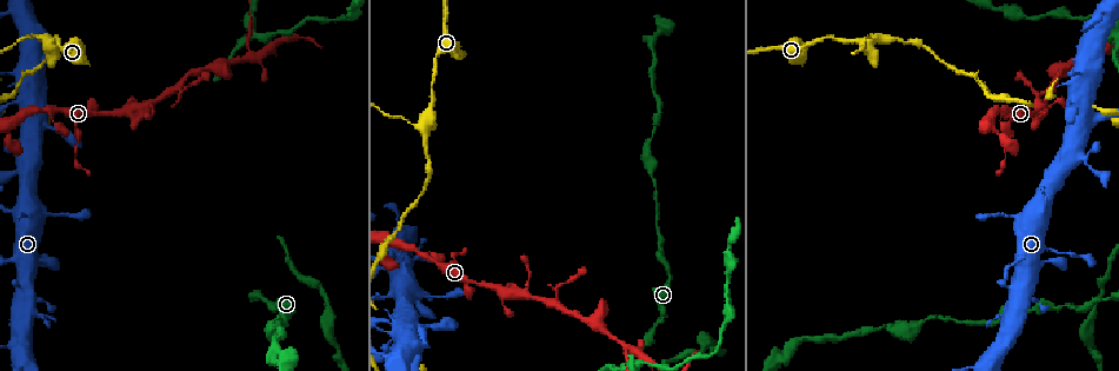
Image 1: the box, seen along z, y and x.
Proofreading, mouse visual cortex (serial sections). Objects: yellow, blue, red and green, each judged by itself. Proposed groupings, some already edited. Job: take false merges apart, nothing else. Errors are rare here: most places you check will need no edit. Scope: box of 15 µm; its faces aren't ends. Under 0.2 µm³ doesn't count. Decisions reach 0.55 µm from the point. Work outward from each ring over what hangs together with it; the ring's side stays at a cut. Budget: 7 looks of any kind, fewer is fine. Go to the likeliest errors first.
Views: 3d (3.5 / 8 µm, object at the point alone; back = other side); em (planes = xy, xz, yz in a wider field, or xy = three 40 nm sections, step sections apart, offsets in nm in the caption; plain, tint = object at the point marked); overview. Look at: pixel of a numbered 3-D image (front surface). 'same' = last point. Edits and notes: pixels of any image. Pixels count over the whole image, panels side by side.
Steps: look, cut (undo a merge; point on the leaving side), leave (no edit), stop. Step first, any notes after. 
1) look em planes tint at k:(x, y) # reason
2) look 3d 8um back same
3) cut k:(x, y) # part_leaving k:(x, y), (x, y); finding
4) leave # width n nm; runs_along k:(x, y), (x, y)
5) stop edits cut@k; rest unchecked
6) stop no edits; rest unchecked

look 3d 8um at 1:(877, 38) # abrupt turn

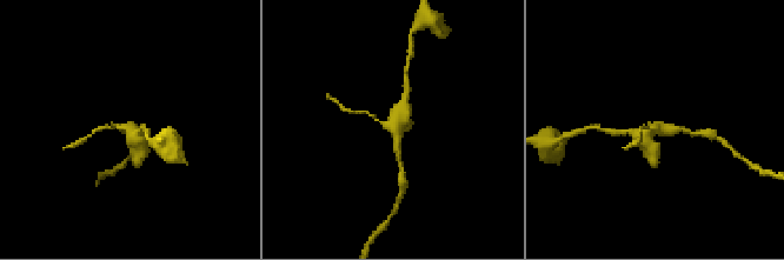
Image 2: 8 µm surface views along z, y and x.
look 3d 3.5um at 2:(654, 131) # zoom in

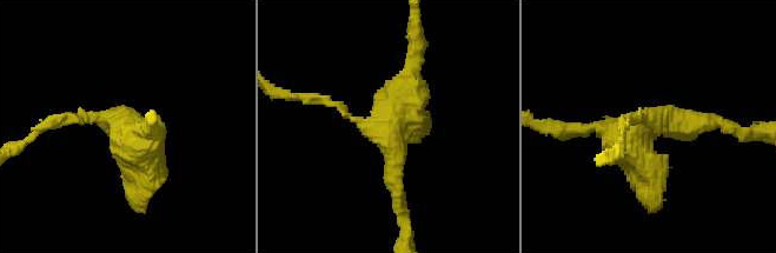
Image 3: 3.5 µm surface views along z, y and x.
leave # runs_along 3:(412, 66), (391, 121), (398, 205); all the same cell

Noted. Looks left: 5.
look 3d 3.5um at 1:(520, 293) # sudden change in width

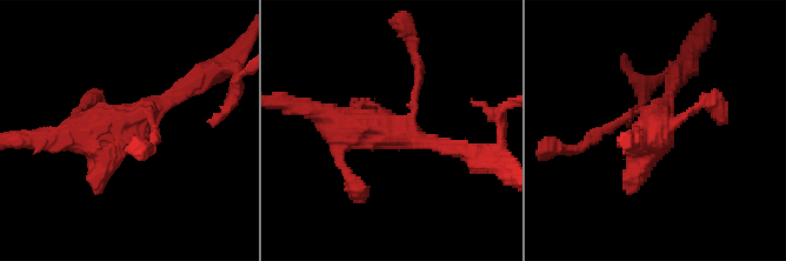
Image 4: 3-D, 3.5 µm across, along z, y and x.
look em xy step 5 tint at 4:(130, 124)

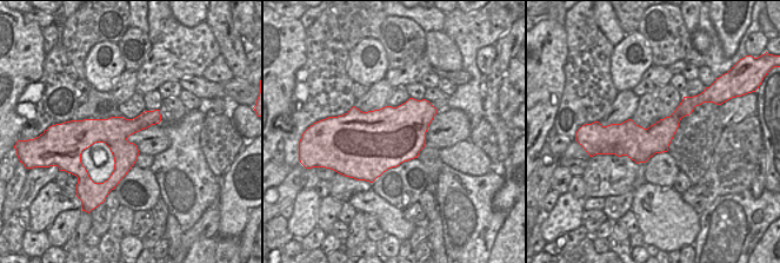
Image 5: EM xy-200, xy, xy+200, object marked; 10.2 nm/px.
leave # runs_along 5:(694, 103), (654, 138), (611, 138); continuous, no second cell

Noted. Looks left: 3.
look 3d 3.5um at 1:(252, 58)

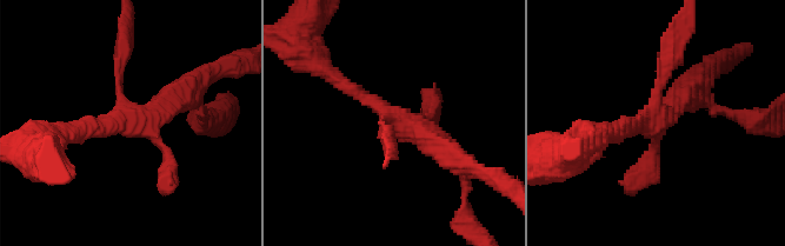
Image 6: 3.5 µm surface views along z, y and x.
look em xy step 3 plain at 6:(392, 115)

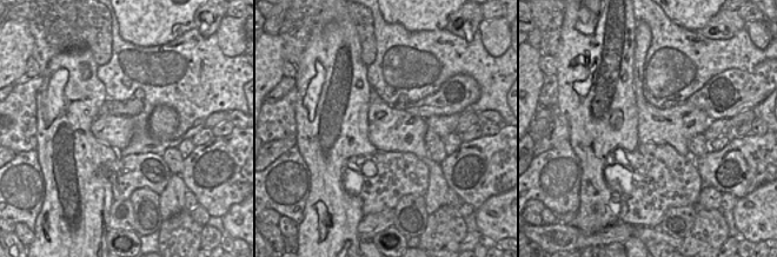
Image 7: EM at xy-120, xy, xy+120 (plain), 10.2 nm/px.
look em xy step 3 tint same

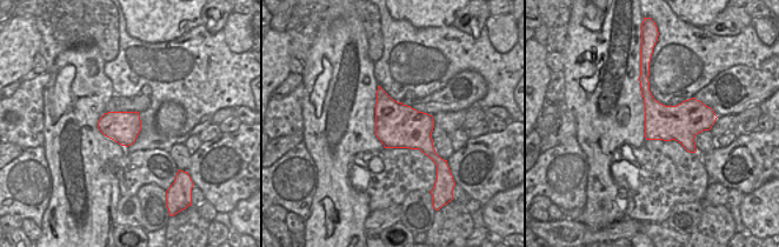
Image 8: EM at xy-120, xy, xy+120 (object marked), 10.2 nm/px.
leave # runs_along 6:(326, 71), (452, 155); one cell here

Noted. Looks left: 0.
stop no edits; rest unchecked

